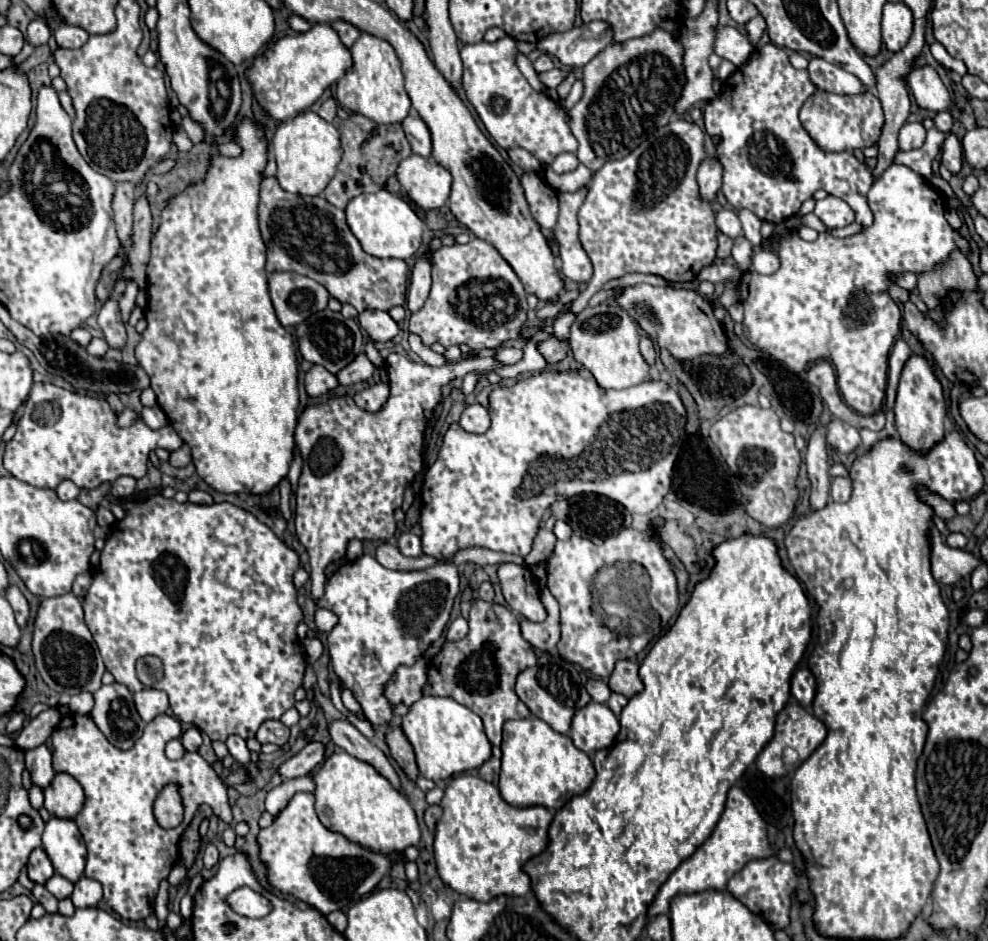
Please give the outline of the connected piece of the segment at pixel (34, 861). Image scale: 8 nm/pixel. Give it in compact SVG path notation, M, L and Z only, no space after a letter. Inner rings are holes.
M35 848L31 852L29 864L27 864L27 872L29 872L29 878L35 884L45 884L47 878L51 878L55 874L55 870L51 866L51 860L47 858L47 852L43 848Z

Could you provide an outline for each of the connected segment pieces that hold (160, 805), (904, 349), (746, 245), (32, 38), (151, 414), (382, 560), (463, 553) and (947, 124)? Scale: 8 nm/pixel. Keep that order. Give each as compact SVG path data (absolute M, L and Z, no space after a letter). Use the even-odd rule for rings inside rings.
M167 784L153 804L155 820L161 828L177 828L183 822L183 800L177 784Z
M905 340L897 342L897 344L891 348L891 354L889 354L885 408L893 408L893 404L895 404L899 376L901 376L901 368L903 368L903 364L907 362L909 354L911 354L911 350L909 350L909 346L907 346L907 342L905 342Z
M739 236L739 238L735 240L735 246L733 246L731 256L733 256L733 260L737 262L737 266L739 266L741 270L747 270L747 268L749 268L749 264L751 264L751 252L753 252L751 242L749 242L745 236Z
M31 20L29 26L27 26L27 38L33 46L39 46L39 44L45 44L49 40L51 32L47 28L47 24L43 20Z
M159 406L143 408L141 418L143 418L143 422L145 422L149 428L153 428L153 430L163 428L163 426L167 426L167 424L169 424L169 422L167 422L167 416L163 414L163 410L159 410Z
M381 544L377 548L377 562L389 570L427 570L435 564L439 564L437 558L433 556L423 556L423 558L407 558L399 552L397 546L391 544Z
M467 548L467 550L459 550L457 554L451 556L451 562L457 564L457 566L463 566L468 562L475 562L479 566L496 565L503 563L514 563L521 566L527 566L529 569L533 569L533 566L529 566L525 560L518 555L510 555L502 552L489 552L485 548Z
M939 112L939 114L935 114L933 124L935 124L937 130L941 130L941 132L949 132L951 126L953 126L953 118L951 118L951 114L947 114L947 112Z

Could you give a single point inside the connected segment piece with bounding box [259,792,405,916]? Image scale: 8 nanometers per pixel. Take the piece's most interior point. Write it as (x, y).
(320, 867)

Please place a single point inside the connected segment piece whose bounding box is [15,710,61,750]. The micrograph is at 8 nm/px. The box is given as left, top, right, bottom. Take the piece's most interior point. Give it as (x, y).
(36, 731)

